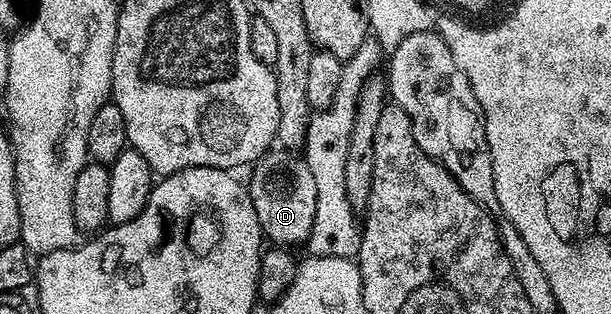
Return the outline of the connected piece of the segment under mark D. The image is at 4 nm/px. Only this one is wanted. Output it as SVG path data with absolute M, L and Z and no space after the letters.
M276 148L259 159L251 170L252 179L246 182L248 195L254 204L254 212L258 212L258 224L265 239L285 248L296 248L299 242L300 245L307 243L310 228L314 228L318 191L303 157L291 150Z

